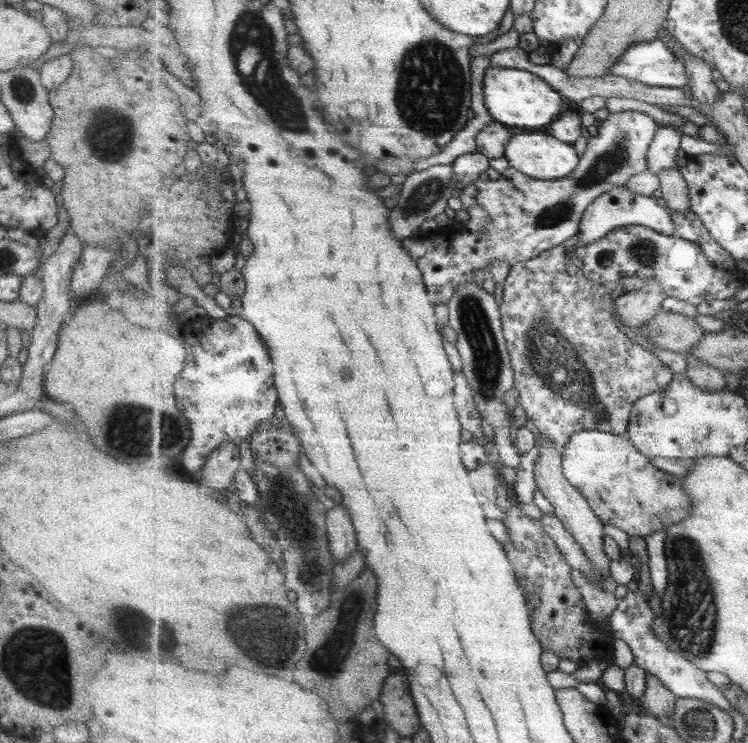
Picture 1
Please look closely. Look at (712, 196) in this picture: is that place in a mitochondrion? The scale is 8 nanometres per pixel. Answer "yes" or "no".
no

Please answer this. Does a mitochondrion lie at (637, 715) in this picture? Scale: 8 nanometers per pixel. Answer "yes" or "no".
no

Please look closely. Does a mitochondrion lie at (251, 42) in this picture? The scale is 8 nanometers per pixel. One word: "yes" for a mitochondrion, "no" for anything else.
yes

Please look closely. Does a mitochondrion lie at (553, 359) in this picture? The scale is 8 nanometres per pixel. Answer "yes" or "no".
yes

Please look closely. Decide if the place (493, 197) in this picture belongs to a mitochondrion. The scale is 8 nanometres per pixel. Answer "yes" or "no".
no

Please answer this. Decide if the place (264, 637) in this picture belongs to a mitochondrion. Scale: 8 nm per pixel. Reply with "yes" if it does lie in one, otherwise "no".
yes

